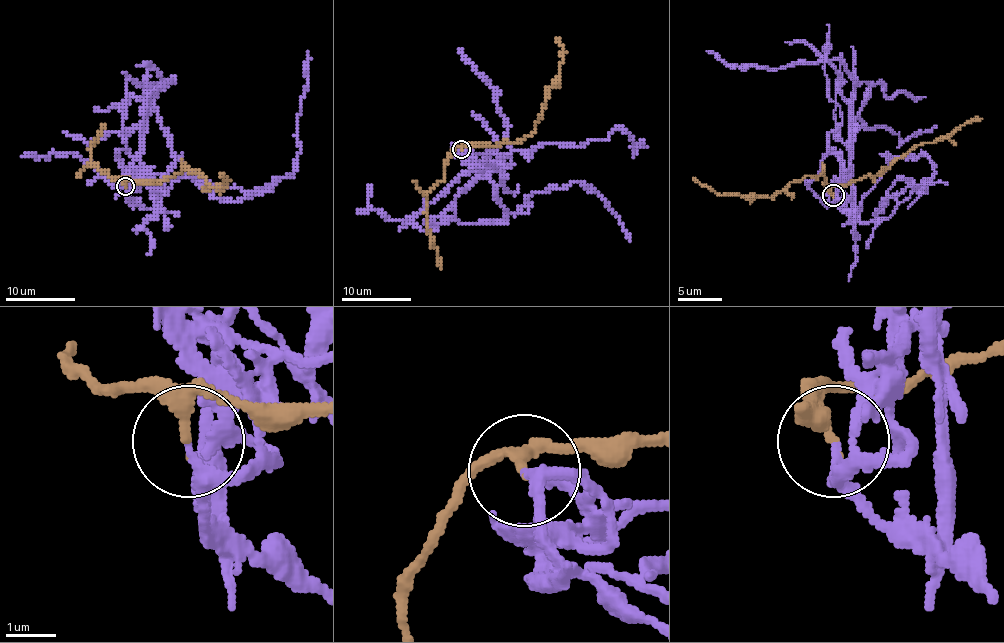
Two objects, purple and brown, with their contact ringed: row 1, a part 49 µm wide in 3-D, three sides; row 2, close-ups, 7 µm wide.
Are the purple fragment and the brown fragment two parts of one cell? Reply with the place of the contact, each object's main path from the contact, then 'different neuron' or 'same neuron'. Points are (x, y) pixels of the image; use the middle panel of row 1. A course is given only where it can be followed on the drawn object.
(461, 149) | purple via (461, 149), (473, 156), (548, 142), (576, 146), (602, 140), (616, 128), (632, 137), (632, 156), (642, 144) | brown via (461, 149), (464, 146), (499, 146), (524, 140), (536, 128), (562, 57), (562, 46), (555, 37) | different neuron

